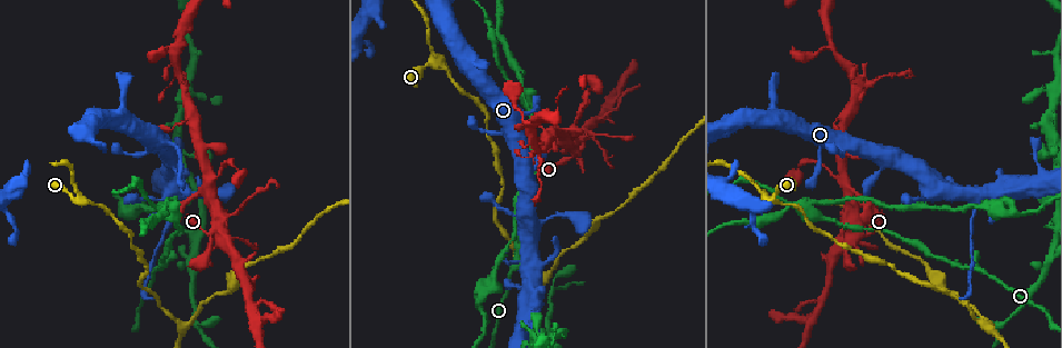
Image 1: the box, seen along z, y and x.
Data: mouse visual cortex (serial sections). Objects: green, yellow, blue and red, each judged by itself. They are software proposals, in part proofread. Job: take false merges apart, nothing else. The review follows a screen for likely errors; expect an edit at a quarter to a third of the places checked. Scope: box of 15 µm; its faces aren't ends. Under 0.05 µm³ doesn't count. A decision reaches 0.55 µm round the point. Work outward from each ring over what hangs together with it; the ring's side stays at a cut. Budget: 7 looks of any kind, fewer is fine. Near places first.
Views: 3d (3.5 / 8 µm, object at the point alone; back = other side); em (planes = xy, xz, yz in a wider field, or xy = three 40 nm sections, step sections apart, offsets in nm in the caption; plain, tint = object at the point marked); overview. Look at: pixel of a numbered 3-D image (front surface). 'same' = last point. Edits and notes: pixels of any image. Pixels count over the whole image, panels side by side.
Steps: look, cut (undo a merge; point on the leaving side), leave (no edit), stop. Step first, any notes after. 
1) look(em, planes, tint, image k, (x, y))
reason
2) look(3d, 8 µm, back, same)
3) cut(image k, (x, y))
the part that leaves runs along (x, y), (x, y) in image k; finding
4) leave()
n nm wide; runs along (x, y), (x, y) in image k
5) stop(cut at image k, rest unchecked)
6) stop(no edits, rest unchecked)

look(3d, 3.5 µm, back, image 1, (511, 269))
arms part here

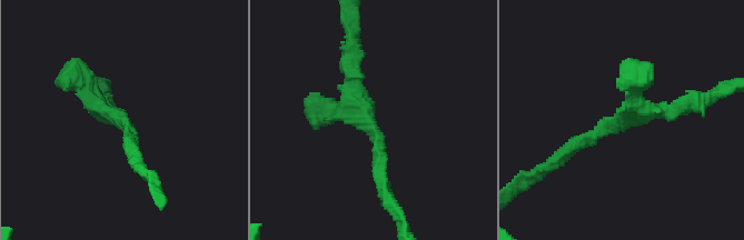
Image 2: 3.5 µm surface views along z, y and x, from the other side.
look(em, xy, step 1, tint, image 2, (118, 116))
3 arms; arms of 200, 200, 250 nm; shape alone is not enough

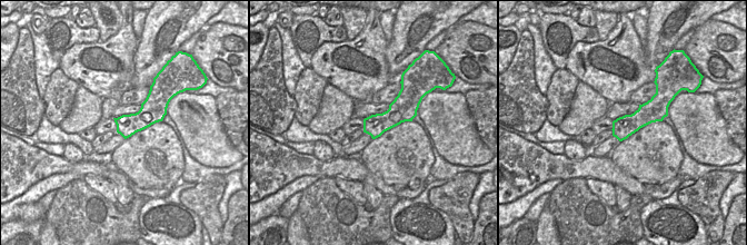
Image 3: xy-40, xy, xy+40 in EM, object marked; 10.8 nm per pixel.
leave()
continuous, no second cell

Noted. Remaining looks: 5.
look(em, xy, step 2, tint, image 1, (977, 201))
thick turns thin

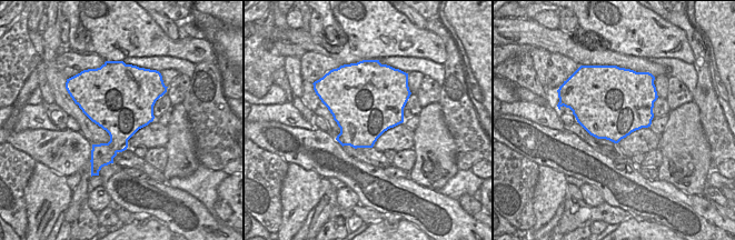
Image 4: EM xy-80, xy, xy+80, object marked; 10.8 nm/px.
look(3d, 3.5 µm, same)
wider look

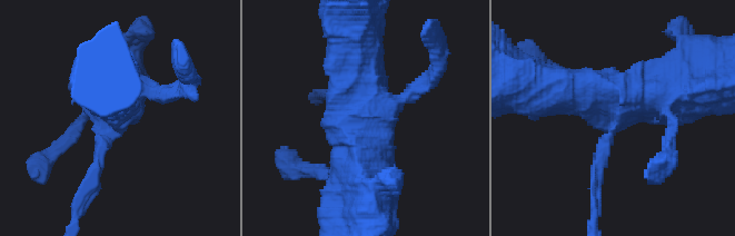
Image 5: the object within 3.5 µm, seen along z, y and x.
cut(image 5, (598, 169))
the part that leaves runs along (608, 138), (592, 224) in image 5; a second cell is stuck on

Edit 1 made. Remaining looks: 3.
look(3d, 3.5 µm, back, image 1, (587, 134))
thick turns thin

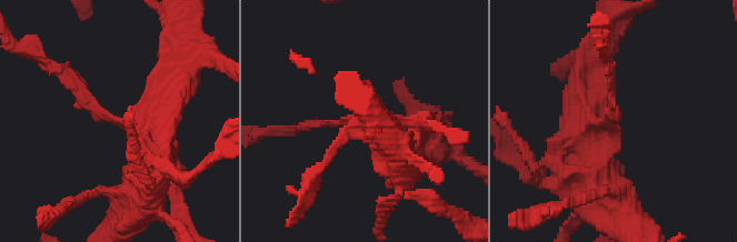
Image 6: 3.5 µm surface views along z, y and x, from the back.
look(em, xy, step 1, plain, image 6, (609, 118))
arms of 100, 450 nm; now the EM

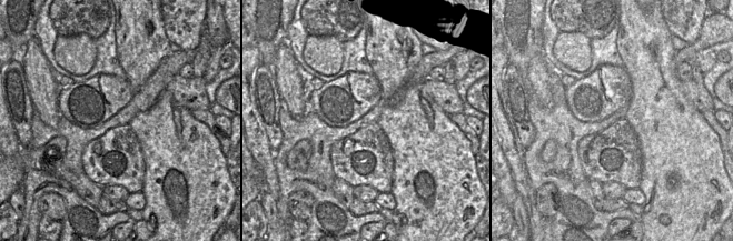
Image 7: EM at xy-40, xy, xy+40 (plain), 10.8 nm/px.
look(em, xy, step 1, tint, same)
with the object marked

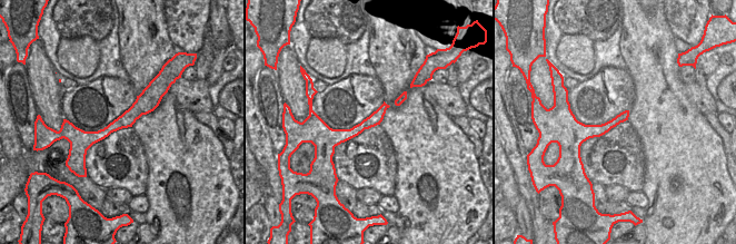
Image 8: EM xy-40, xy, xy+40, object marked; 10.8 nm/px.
leave()
runs along (159, 148), (156, 123), (105, 117), (60, 69) in image 6; one cell here

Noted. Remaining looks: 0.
stop(cut at image 5, rest unchecked)

